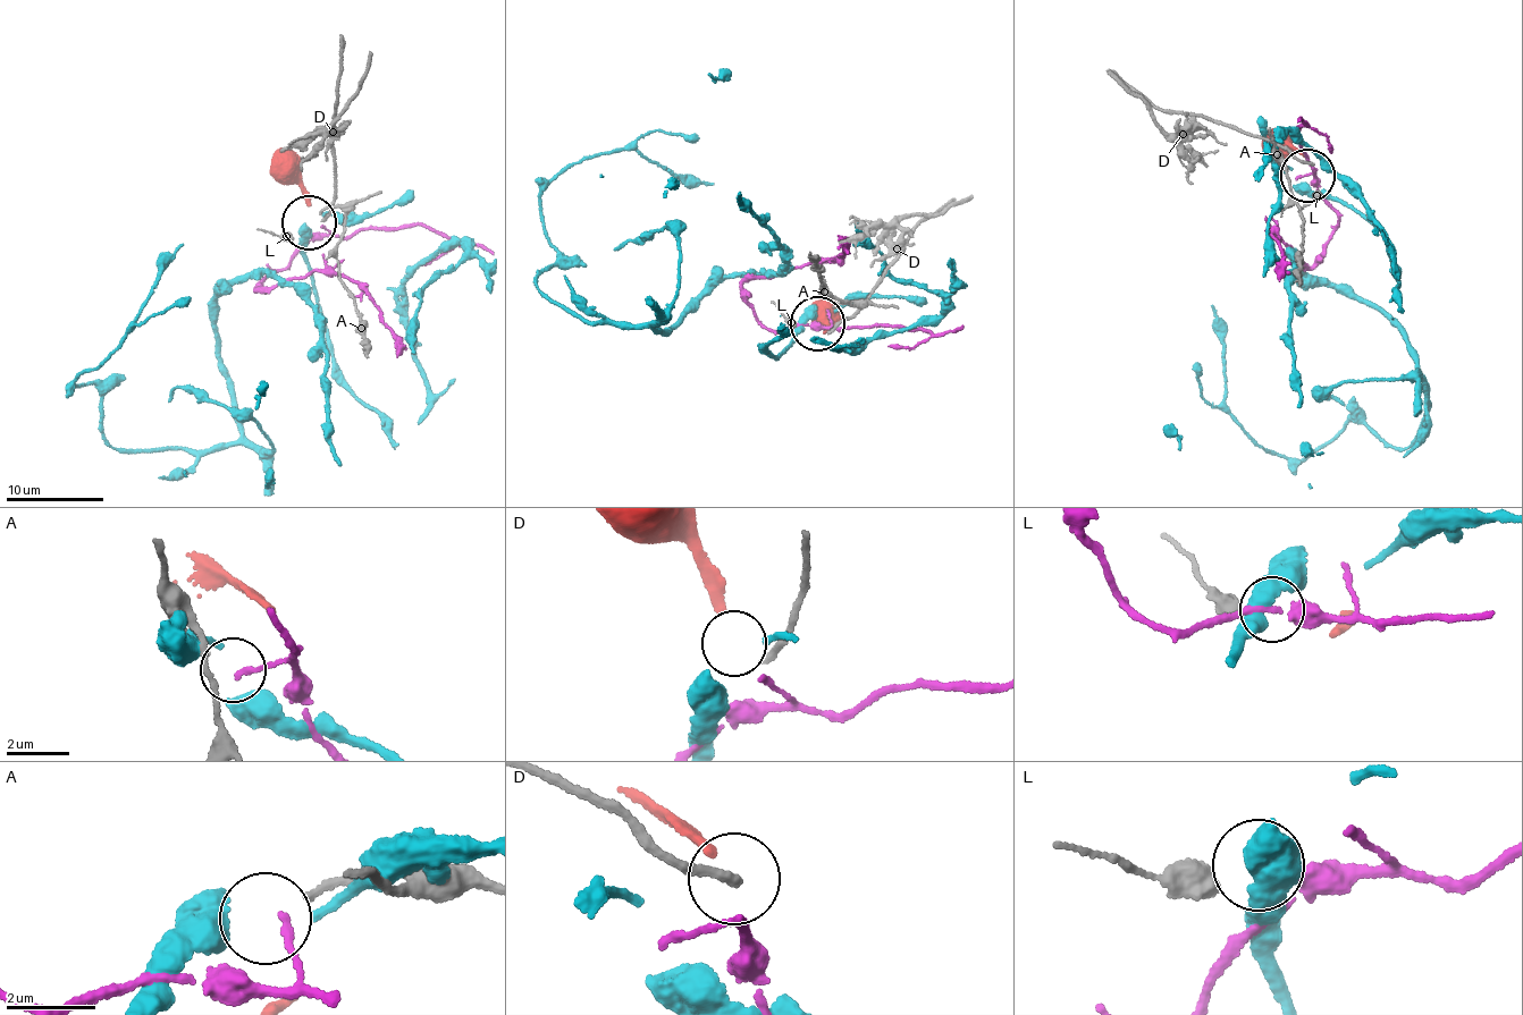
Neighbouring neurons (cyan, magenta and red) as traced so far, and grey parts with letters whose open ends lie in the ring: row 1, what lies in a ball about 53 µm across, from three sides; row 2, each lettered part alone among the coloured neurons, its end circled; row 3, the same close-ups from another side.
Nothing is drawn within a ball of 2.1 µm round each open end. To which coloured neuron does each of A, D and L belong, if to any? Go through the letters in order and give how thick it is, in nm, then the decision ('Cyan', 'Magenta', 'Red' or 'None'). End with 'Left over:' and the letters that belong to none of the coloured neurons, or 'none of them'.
A: Thickness 160 nm. None
D: Thickness 200 nm. Red
L: Thickness 600 nm. Magenta
Left over: A

